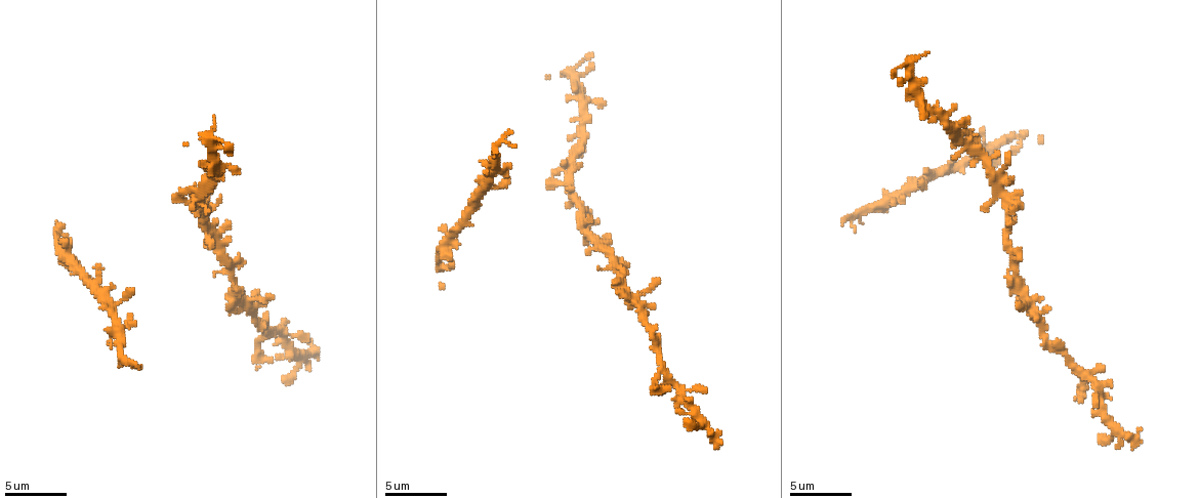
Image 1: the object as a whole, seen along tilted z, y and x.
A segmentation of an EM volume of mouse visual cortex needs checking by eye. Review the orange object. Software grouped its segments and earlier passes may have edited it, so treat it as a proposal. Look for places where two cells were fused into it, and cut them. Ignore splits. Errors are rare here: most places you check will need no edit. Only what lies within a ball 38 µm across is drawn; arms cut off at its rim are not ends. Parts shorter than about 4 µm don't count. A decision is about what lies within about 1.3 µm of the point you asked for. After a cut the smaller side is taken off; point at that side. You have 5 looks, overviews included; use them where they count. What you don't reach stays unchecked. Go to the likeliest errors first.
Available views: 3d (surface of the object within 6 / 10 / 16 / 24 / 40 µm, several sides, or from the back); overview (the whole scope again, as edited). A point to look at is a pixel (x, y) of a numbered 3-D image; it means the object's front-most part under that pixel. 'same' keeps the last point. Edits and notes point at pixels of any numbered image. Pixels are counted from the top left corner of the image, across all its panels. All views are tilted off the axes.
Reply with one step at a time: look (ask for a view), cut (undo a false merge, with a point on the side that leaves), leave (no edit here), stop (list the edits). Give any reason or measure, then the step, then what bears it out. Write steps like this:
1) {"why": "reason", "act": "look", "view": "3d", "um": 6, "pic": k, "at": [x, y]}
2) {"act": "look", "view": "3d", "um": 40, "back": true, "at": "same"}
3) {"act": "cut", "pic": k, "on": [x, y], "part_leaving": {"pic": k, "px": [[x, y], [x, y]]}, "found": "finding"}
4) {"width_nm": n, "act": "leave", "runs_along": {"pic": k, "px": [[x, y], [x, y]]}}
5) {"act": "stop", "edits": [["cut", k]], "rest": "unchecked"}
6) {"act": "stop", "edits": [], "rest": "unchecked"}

{"act": "look", "view": "3d", "um": 16, "pic": 1, "at": [976, 140]}

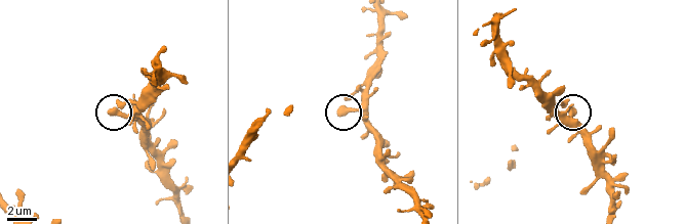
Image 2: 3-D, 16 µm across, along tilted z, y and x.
{"act": "look", "view": "3d", "um": 16, "back": true, "pic": 2, "at": [340, 112]}

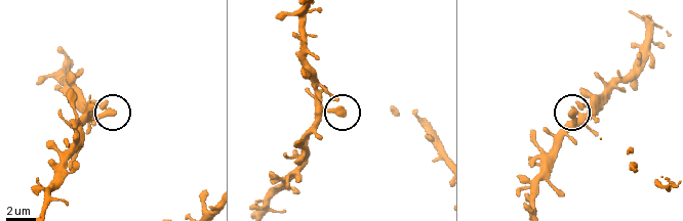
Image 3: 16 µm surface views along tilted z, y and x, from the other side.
{"side_arm_um": 12, "act": "leave", "found": "all the same cell"}

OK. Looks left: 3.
{"why": "four or more arms meet", "act": "look", "view": "3d", "um": 16, "pic": 1, "at": [1079, 373]}

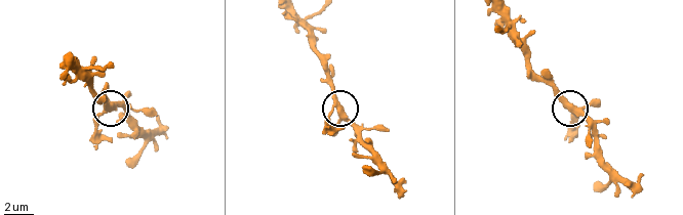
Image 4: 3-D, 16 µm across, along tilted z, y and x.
{"act": "leave", "runs_along": {"pic": 4, "px": [[500, 13], [527, 61], [568, 104], [572, 131]]}, "found": "one cell here"}

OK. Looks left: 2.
{"why": "two arms at a narrow angle", "act": "look", "view": "3d", "um": 10, "pic": 1, "at": [203, 227]}

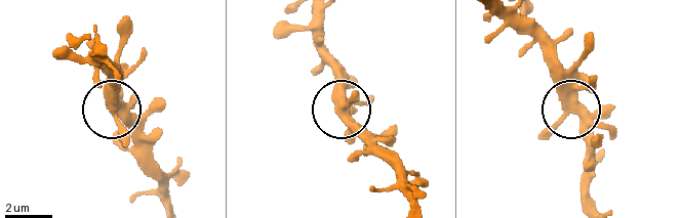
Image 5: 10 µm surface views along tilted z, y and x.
{"act": "leave", "runs_along": {"pic": 5, "px": [[572, 85], [572, 108], [593, 167]]}, "found": "all the same cell"}

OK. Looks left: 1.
{"act": "stop", "edits": [], "rest": "unchecked"}

